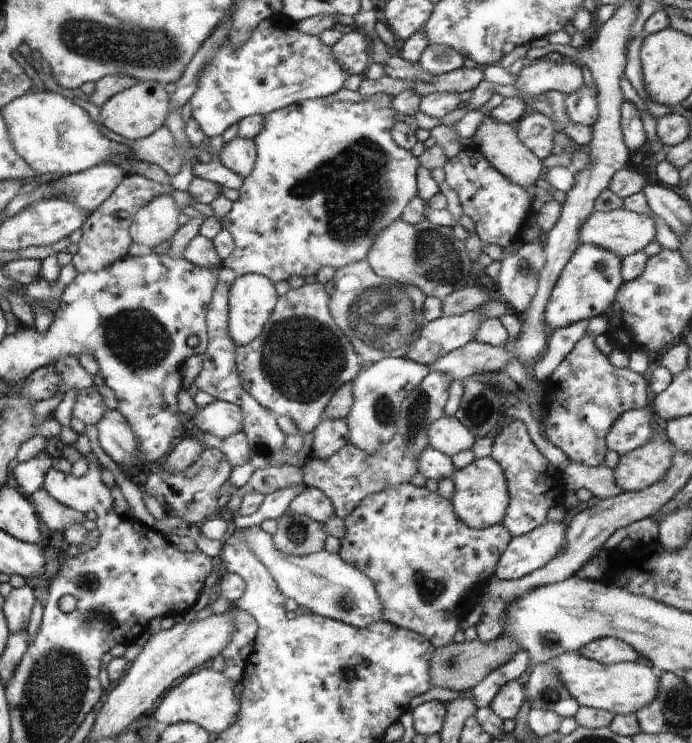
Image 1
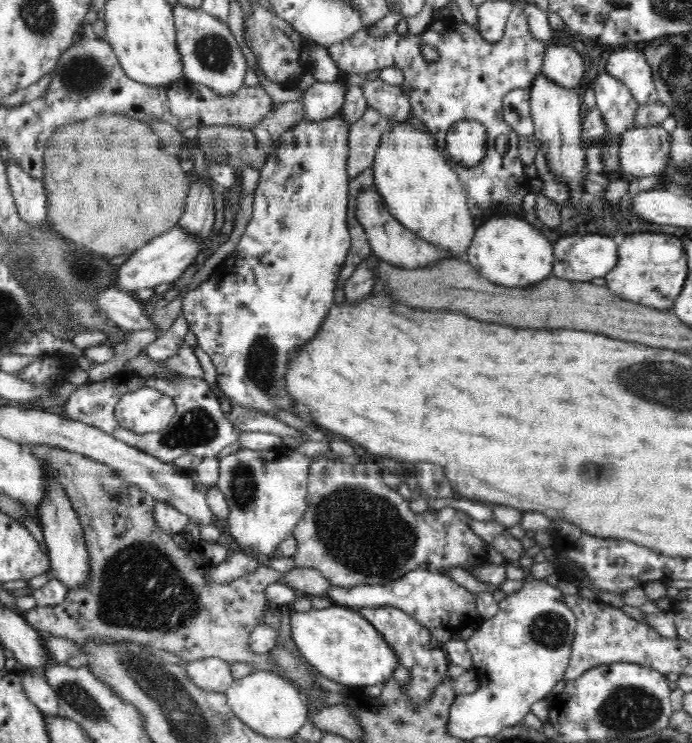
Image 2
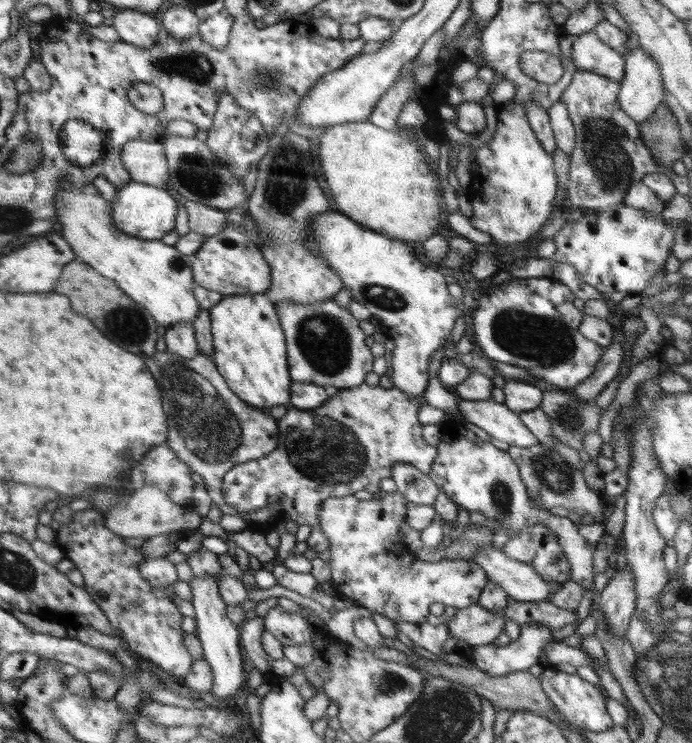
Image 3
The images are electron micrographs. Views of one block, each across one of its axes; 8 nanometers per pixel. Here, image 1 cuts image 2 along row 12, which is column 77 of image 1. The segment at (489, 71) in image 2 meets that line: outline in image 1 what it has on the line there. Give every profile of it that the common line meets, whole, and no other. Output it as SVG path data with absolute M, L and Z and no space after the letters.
M40 489L33 492L31 501L34 503L42 522L52 532L63 534L70 525L87 524L86 511L77 510L58 502L49 491Z

